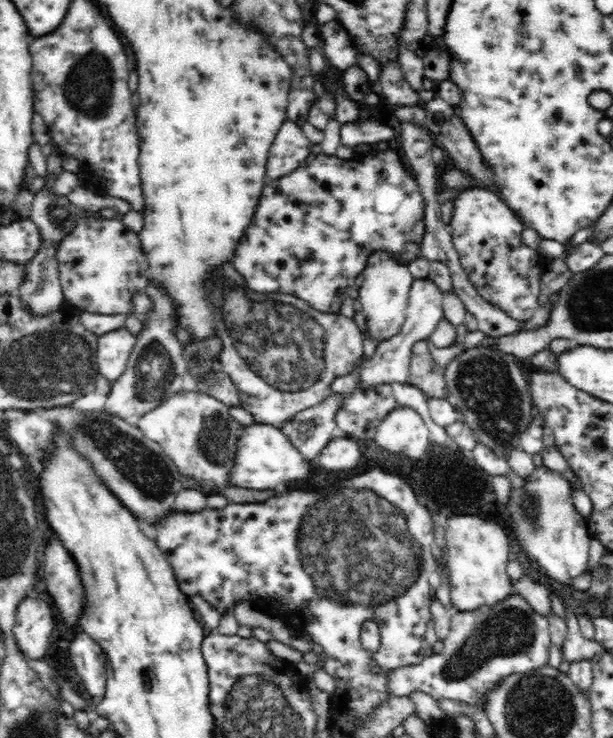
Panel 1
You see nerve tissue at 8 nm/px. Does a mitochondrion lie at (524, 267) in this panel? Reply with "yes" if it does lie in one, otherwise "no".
no

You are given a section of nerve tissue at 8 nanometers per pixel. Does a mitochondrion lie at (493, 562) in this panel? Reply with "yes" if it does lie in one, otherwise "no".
no

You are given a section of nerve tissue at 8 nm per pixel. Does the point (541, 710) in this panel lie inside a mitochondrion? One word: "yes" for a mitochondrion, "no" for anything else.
yes

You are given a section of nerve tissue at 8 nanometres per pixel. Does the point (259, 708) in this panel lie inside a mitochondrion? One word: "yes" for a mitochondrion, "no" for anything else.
yes

